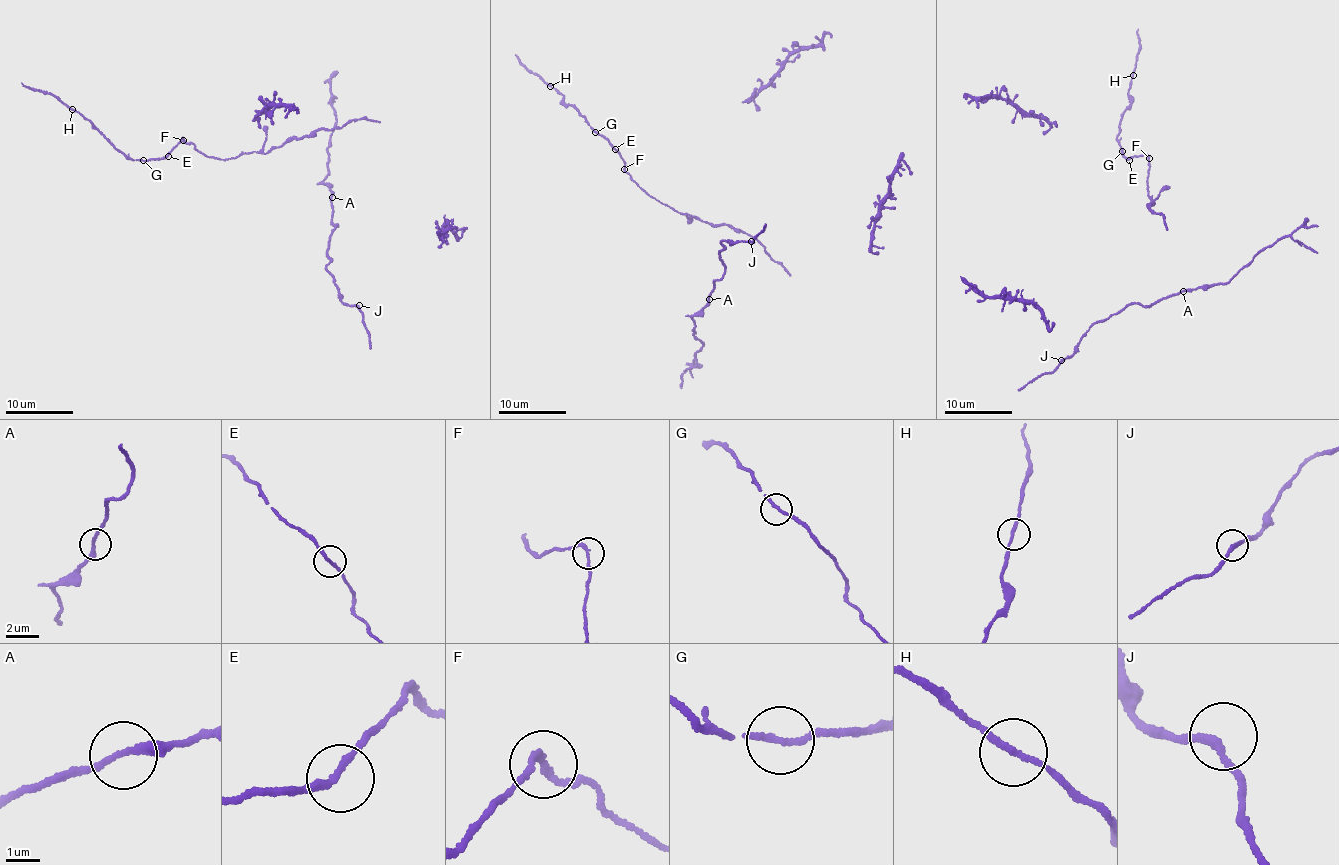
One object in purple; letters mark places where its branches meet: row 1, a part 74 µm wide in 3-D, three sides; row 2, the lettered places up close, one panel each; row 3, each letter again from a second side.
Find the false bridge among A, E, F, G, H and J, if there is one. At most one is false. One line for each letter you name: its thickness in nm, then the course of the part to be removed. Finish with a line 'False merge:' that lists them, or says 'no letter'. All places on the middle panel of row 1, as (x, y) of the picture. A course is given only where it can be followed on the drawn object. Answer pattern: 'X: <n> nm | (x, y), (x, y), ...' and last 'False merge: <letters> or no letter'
False merge: no letter

